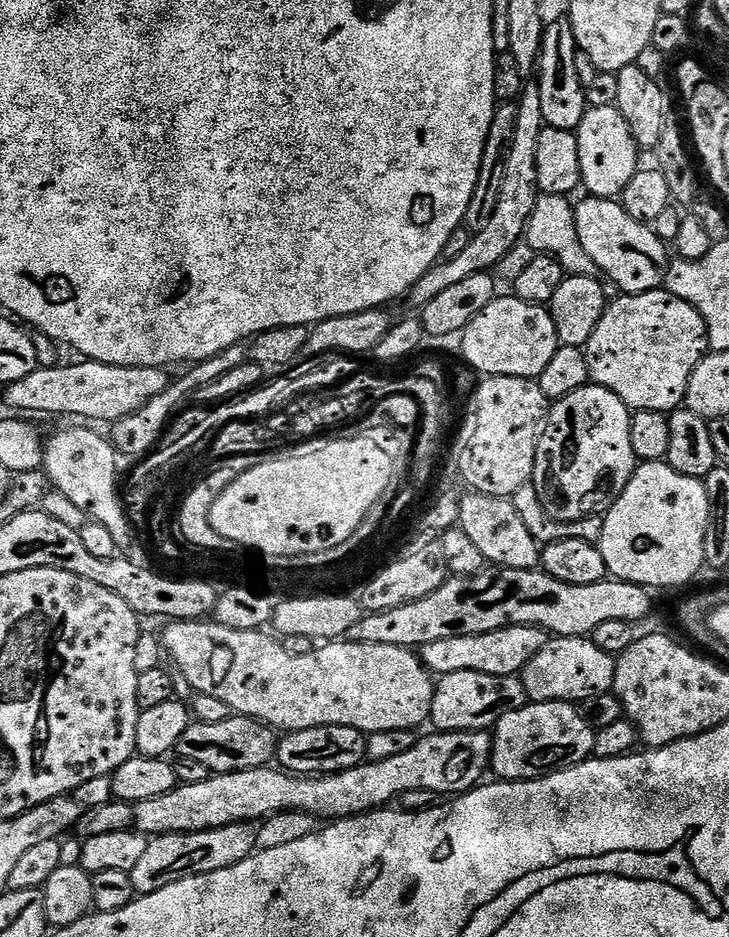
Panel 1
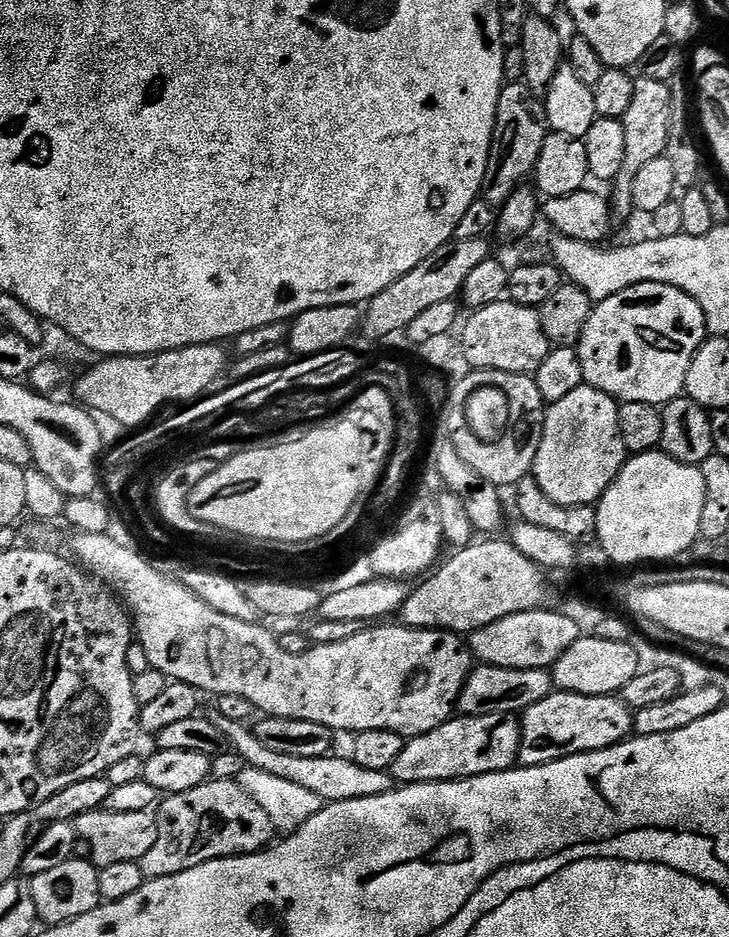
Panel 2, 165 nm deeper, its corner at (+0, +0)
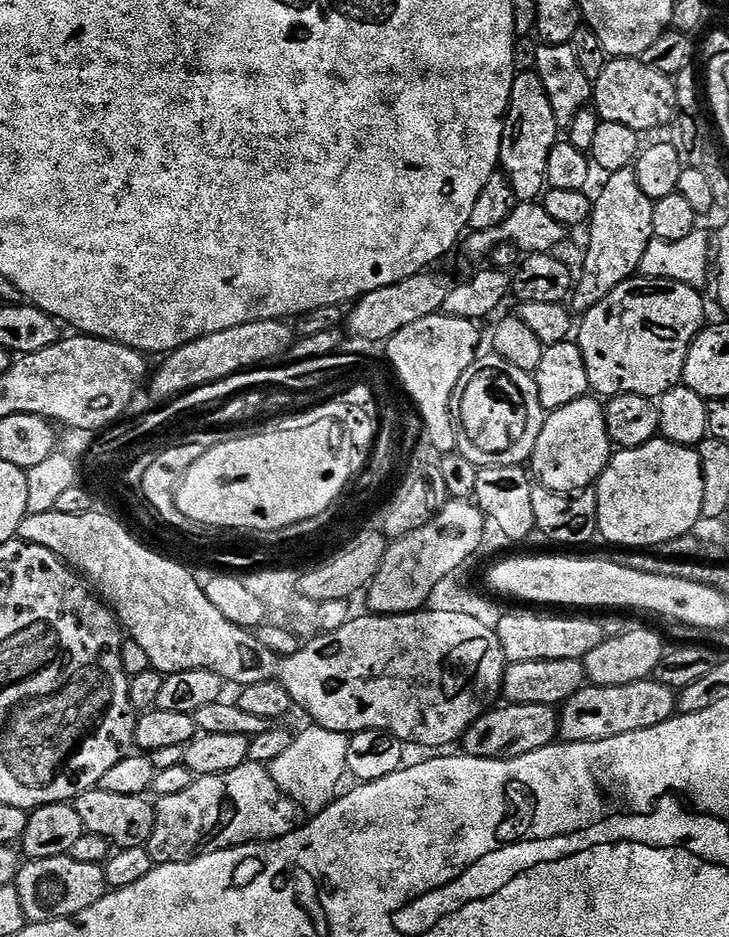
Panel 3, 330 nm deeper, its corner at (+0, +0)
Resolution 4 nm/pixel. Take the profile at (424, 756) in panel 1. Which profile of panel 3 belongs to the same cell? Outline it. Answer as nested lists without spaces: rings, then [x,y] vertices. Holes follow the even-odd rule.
[[[509,704],[489,707],[469,726],[462,741],[463,755],[487,760],[509,760],[557,743],[560,714],[550,704]]]

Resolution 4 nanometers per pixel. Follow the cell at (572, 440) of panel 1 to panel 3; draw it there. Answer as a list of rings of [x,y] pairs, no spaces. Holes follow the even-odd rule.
[[[591,395],[584,396],[578,402],[570,402],[570,406],[562,406],[562,410],[547,413],[544,425],[538,434],[538,442],[534,442],[534,454],[530,461],[530,472],[542,486],[555,492],[580,492],[591,488],[606,470],[614,455],[614,445],[606,430],[604,404]]]

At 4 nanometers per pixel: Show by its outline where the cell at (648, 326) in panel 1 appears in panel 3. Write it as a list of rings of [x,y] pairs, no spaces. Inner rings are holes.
[[[639,274],[622,282],[598,306],[583,313],[578,324],[578,343],[582,358],[586,358],[588,387],[597,397],[611,398],[622,394],[638,394],[659,398],[662,393],[675,388],[684,378],[686,354],[694,338],[705,327],[704,300],[697,289],[673,280],[652,280]]]

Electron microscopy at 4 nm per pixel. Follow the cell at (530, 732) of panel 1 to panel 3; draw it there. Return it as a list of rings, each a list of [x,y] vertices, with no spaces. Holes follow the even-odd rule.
[[[654,678],[630,682],[626,686],[586,686],[559,709],[559,739],[565,744],[594,742],[658,726],[677,715],[676,698],[677,693],[673,689],[658,683]]]

